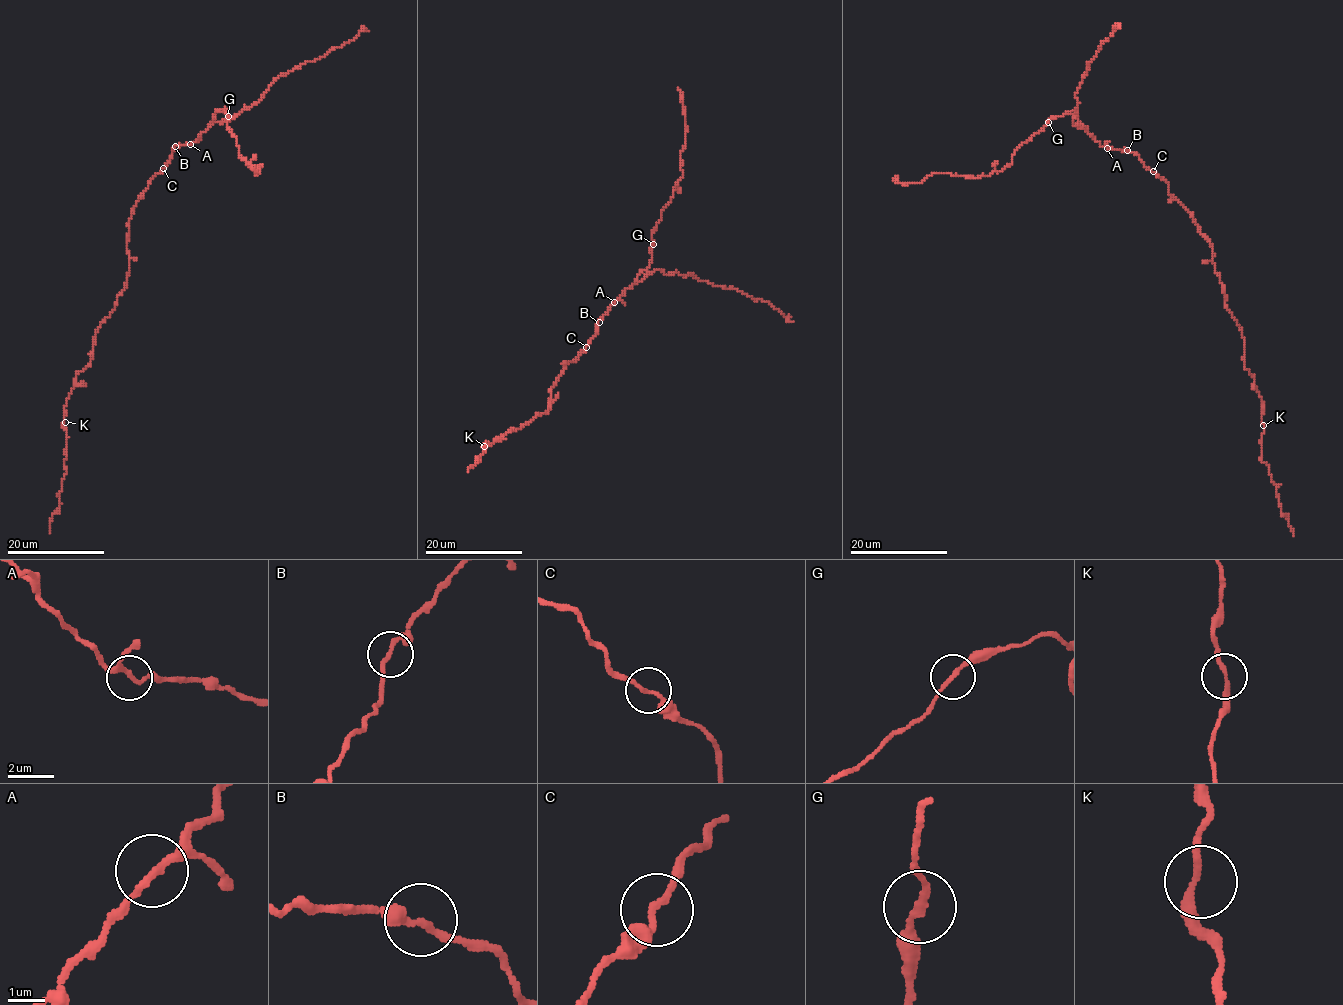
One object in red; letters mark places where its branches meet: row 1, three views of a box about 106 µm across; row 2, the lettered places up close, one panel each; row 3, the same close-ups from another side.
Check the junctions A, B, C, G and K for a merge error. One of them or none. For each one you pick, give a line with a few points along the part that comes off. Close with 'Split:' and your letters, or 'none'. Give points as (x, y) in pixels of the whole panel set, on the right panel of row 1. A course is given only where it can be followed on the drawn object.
Split: none

